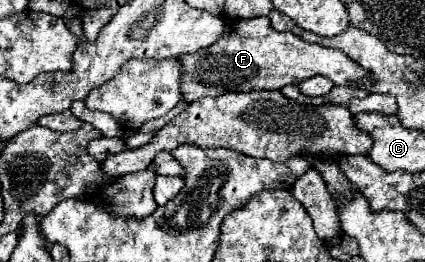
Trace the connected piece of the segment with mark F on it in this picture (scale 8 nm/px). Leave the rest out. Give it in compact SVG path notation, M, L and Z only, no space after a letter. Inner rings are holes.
M268 18L236 20L226 26L216 44L188 56L178 56L178 62L182 64L180 92L184 102L194 102L204 96L220 96L230 90L280 90L286 84L300 84L318 74L330 78L336 86L370 78L368 72L352 62L344 52L320 44L308 44L292 32L276 32Z

